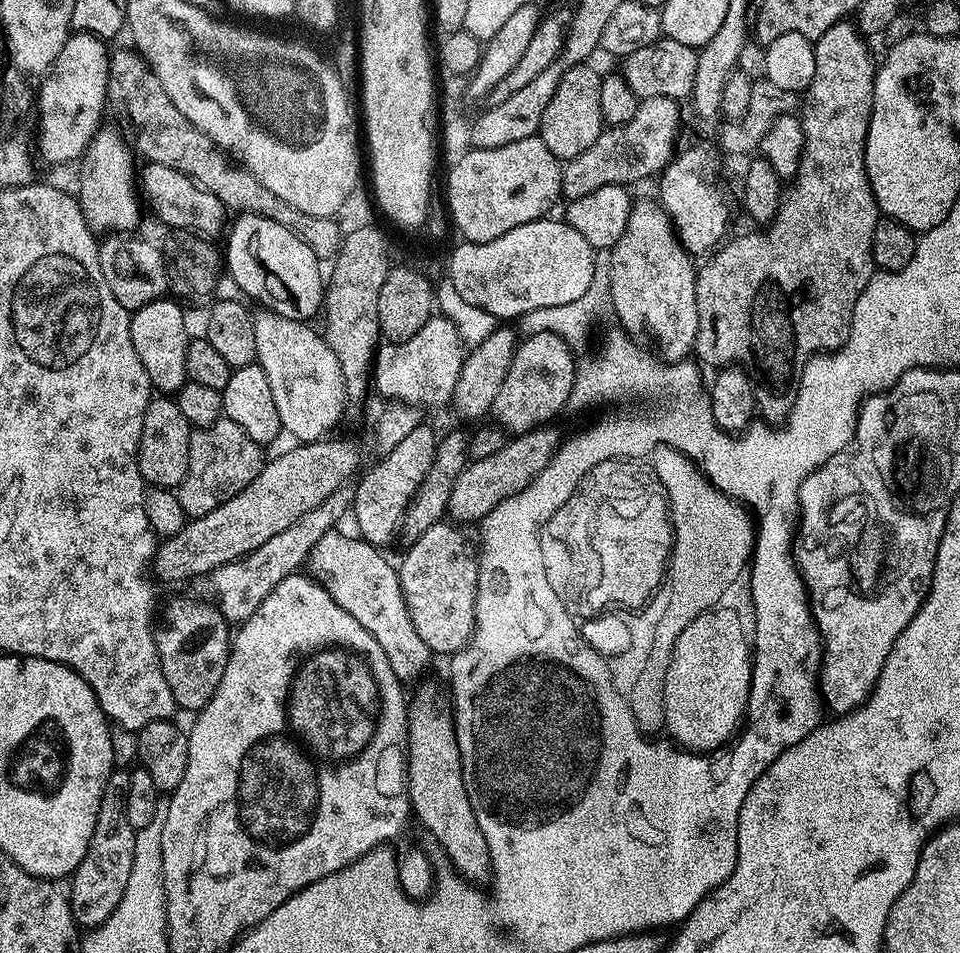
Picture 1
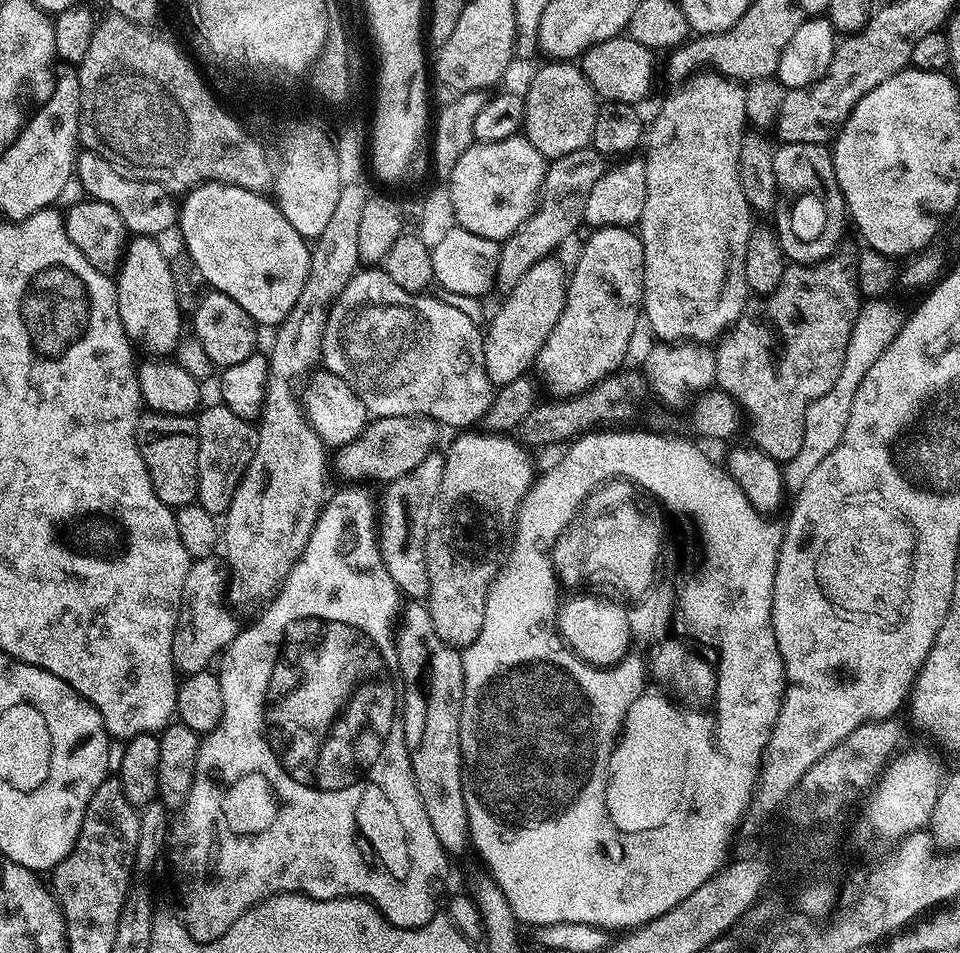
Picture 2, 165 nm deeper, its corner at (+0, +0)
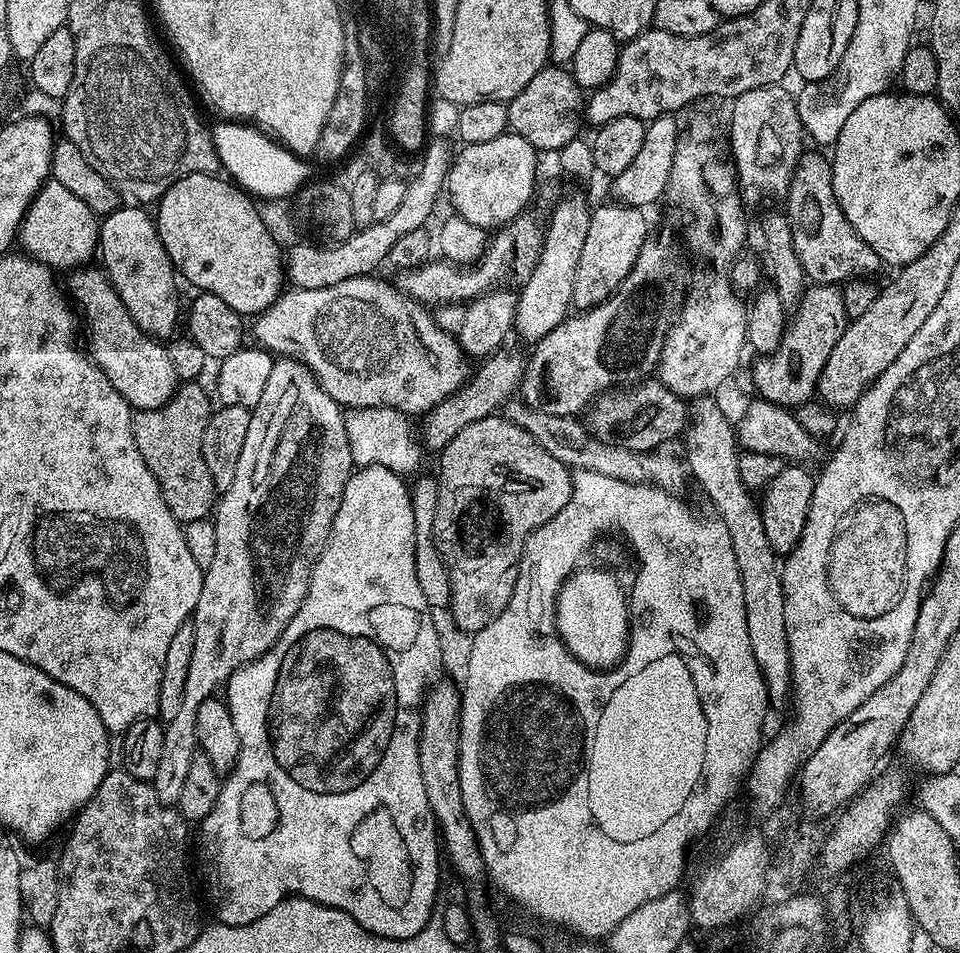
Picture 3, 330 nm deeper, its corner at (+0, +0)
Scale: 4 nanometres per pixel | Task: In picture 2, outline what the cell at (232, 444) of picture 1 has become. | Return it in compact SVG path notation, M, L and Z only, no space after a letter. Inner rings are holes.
M216 402L213 408L206 408L195 417L196 432L200 435L196 498L208 512L224 514L256 453L258 428L253 421L238 418L238 414L234 414L234 410L222 402Z

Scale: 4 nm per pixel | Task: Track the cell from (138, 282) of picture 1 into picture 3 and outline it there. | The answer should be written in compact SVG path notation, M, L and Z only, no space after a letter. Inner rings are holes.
M51 178L45 180L20 224L18 244L34 260L41 260L53 270L68 268L75 270L87 265L91 256L95 257L100 243L100 220L95 212L77 198L71 190L66 190L62 182Z

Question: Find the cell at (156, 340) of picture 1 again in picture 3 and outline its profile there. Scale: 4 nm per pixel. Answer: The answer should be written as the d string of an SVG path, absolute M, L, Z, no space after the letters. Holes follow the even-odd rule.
M121 206L100 220L100 243L98 256L108 273L108 281L114 286L122 306L130 310L130 318L146 335L153 338L168 338L176 328L176 280L177 273L172 259L166 254L160 236L156 232L153 217L143 207Z

